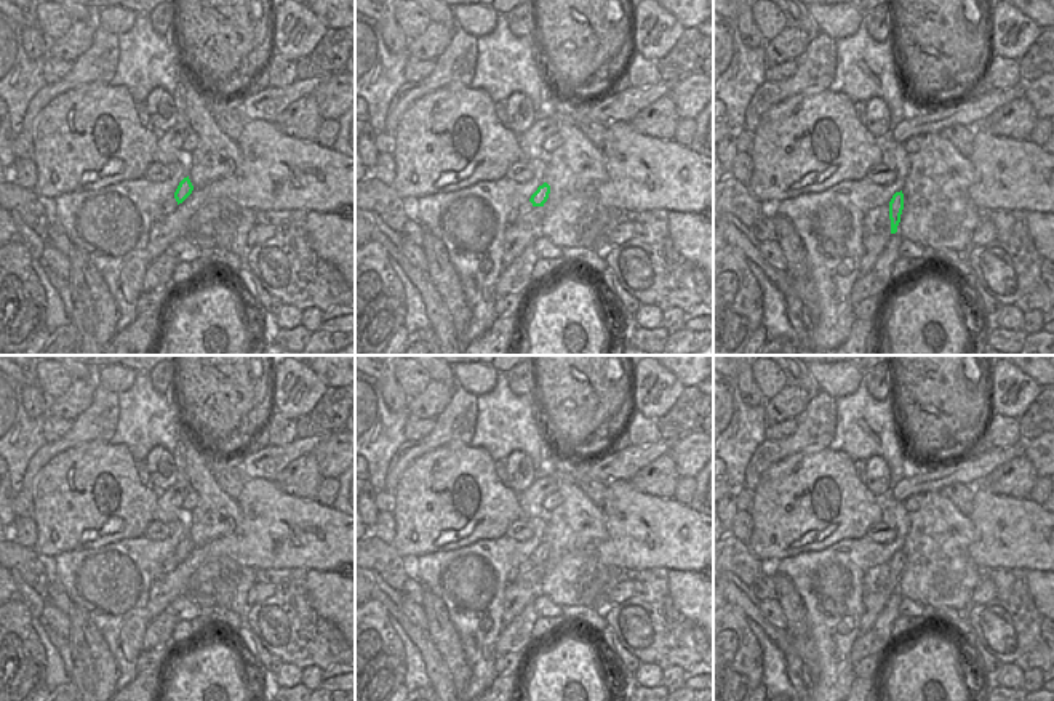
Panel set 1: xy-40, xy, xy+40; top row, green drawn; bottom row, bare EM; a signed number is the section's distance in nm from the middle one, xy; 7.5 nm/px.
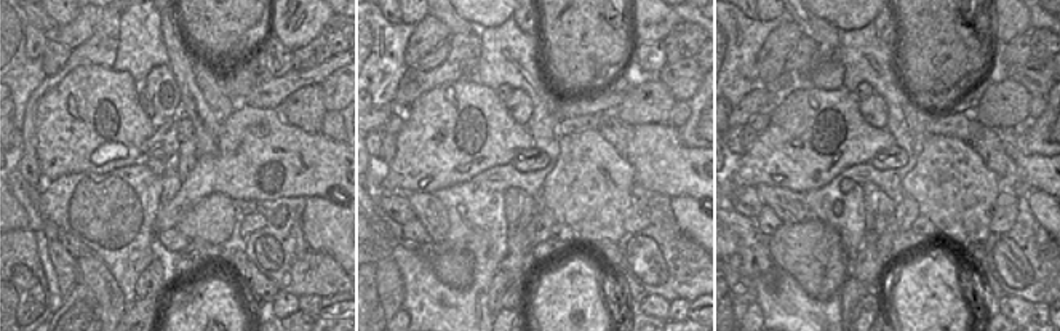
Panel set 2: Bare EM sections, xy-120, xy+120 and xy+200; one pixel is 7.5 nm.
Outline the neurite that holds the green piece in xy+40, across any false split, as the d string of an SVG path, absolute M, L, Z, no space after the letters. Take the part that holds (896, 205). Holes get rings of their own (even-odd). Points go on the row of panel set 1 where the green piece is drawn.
M900 190L900 192L896 192L889 202L891 234L897 232L902 210L904 210L904 194Z

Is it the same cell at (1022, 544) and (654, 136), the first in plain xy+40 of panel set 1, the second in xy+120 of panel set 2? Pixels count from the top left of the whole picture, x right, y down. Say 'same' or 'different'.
same

